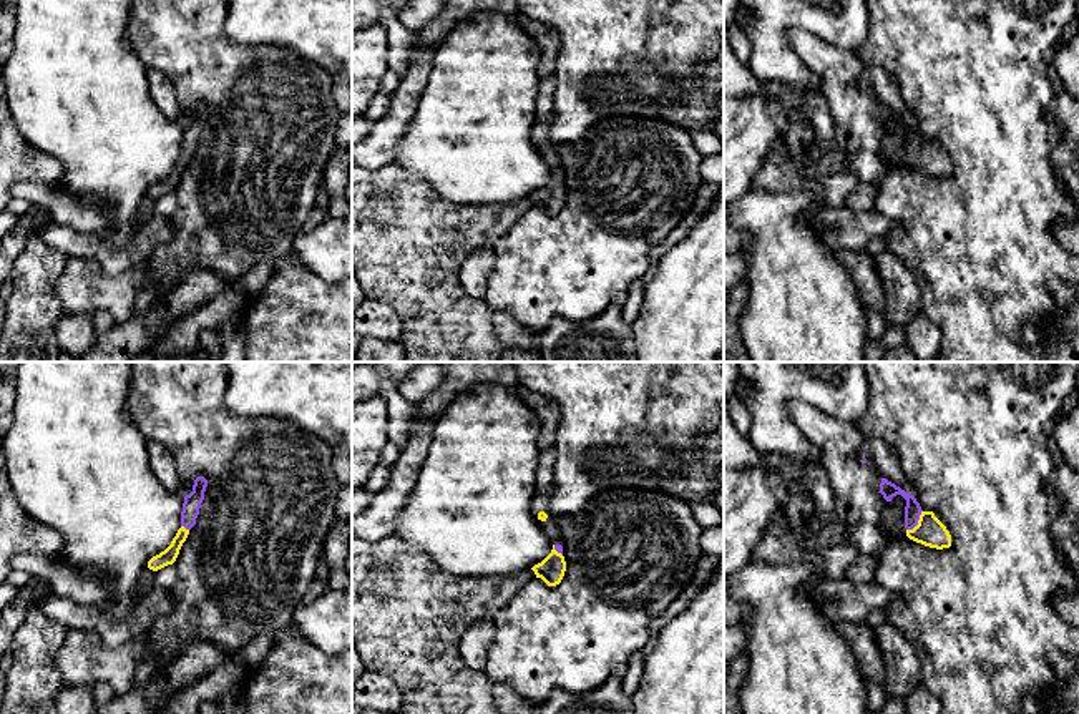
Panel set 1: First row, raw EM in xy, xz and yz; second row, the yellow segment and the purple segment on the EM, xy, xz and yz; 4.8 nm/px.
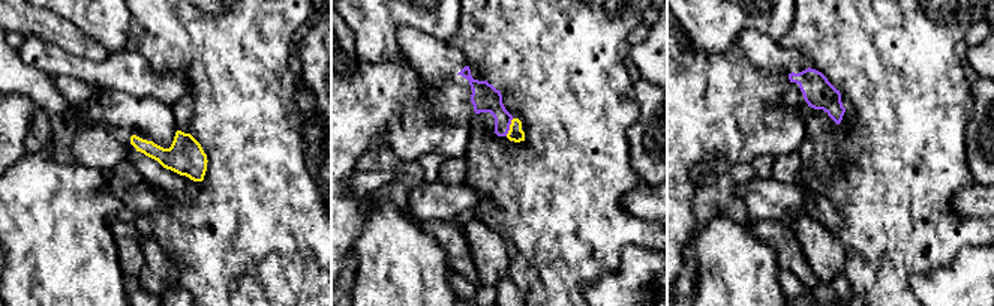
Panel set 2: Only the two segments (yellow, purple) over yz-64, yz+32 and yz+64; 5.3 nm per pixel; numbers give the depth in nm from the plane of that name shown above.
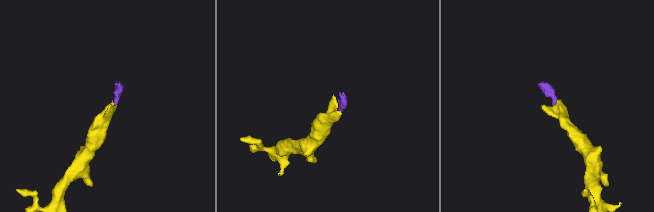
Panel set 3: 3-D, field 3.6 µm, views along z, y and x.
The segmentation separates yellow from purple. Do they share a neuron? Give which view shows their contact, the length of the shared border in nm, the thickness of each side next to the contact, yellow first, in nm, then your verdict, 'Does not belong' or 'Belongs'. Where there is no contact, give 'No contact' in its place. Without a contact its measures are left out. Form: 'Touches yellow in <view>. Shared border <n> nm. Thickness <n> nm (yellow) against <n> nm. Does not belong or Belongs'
Touches yellow in yz. Shared border 130 nm. Thickness 140 nm (yellow) against 80 nm. Belongs

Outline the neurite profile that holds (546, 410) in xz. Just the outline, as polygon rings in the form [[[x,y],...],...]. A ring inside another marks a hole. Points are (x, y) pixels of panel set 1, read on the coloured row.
[[[516,385],[515,390],[516,390],[518,397],[541,420],[541,430],[540,430],[540,437],[538,437],[540,450],[551,448],[556,442],[556,433],[559,428],[559,420],[561,420],[558,405],[553,400],[549,400],[533,390],[528,390],[523,385]]]

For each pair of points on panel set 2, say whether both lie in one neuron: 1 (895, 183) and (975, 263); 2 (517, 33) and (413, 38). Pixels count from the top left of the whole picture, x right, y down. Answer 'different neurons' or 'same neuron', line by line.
1: different neurons
2: different neurons

